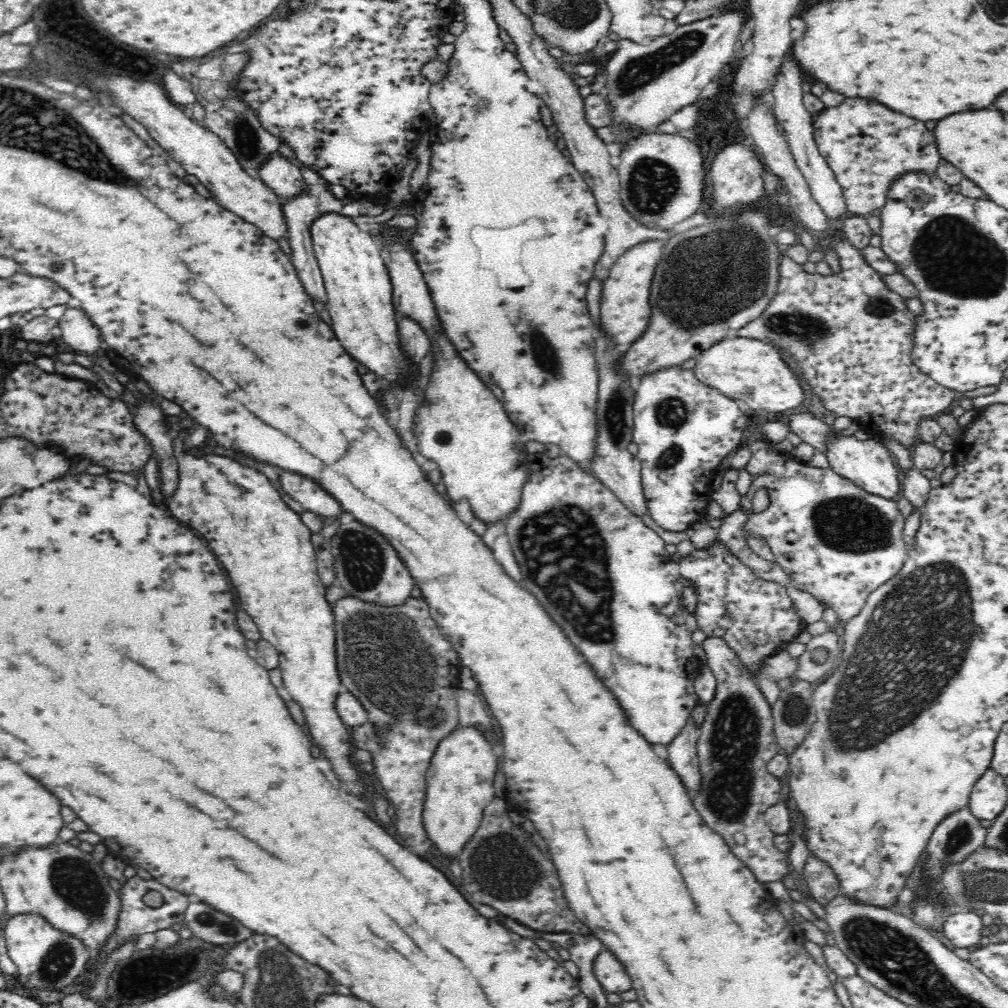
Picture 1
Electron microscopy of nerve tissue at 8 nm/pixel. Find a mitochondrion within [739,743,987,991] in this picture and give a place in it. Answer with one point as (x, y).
(959, 839)

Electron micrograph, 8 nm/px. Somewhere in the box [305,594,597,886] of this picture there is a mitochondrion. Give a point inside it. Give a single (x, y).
(404, 683)

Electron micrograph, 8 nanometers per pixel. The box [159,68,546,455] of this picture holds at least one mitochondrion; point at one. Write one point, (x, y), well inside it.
(245, 135)

